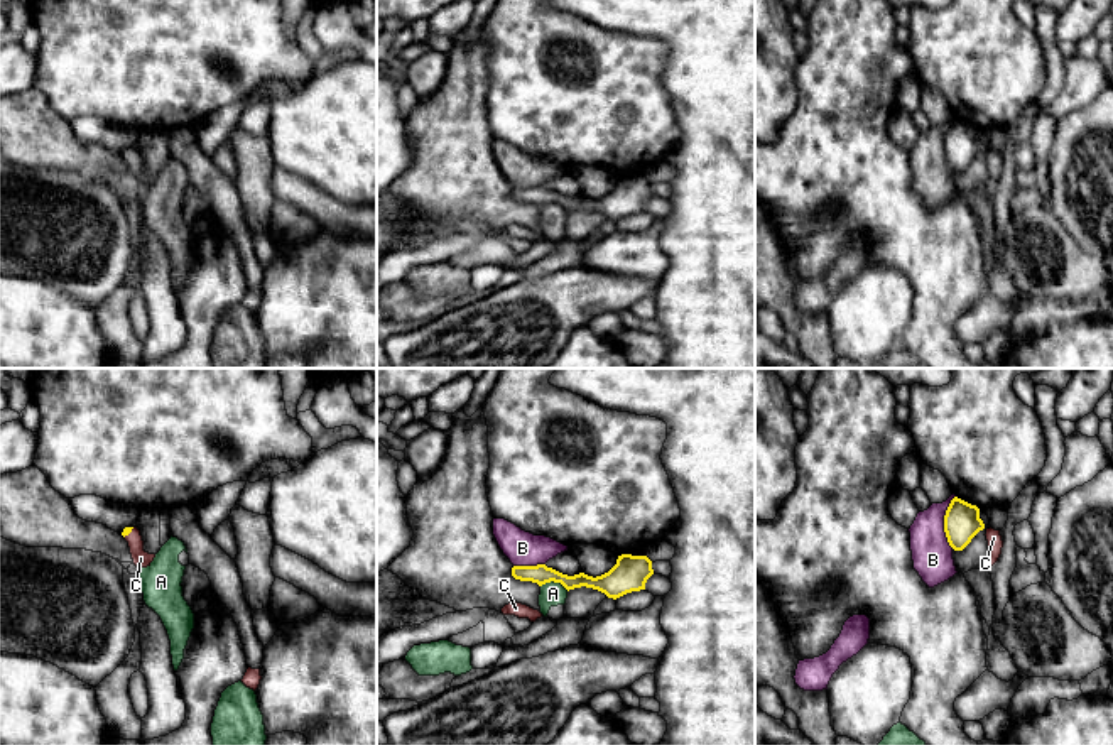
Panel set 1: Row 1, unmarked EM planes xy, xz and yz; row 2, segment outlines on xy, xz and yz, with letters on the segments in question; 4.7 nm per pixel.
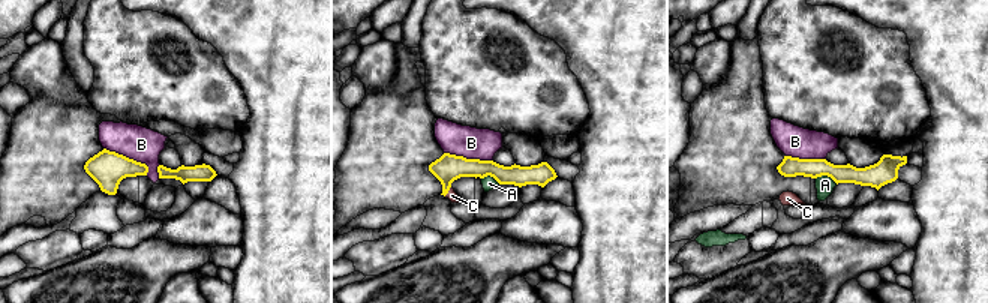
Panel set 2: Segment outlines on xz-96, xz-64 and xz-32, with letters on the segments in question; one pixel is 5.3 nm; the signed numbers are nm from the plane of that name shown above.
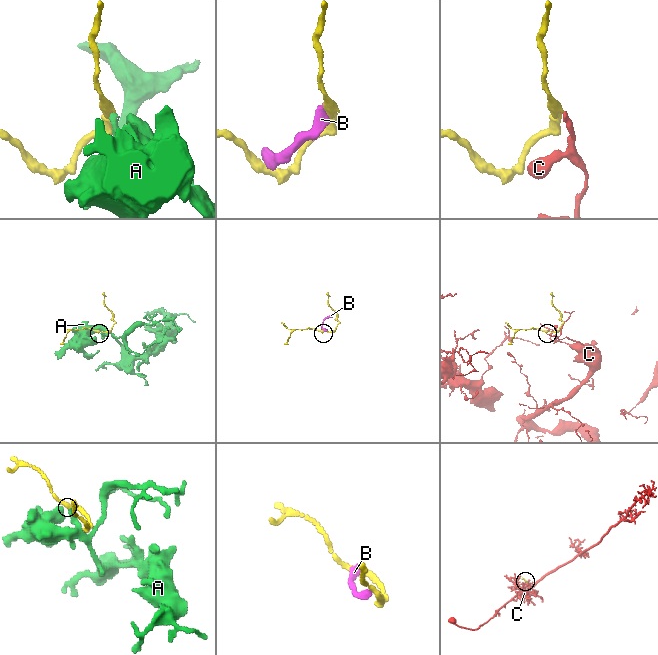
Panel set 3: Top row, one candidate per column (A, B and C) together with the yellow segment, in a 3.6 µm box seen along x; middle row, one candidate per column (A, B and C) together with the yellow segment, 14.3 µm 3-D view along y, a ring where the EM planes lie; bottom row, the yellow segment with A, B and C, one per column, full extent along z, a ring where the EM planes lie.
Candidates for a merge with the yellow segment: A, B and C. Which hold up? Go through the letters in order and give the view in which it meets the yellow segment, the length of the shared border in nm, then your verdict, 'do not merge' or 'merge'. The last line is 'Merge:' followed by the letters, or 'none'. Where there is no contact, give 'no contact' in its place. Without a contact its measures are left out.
A: meets yellow in xz; contact 140 nm long; do not merge
B: meets yellow in yz; contact 260 nm long; do not merge
C: meets yellow in xy; contact 70 nm long; merge
Merge: C

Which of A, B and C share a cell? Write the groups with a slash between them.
A B / C

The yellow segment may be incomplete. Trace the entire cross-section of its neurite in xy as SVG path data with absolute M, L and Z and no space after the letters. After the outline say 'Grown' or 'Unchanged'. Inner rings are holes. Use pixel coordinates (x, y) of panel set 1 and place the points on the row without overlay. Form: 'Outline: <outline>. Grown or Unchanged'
Outline: M125 149L122 157L128 164L133 186L137 189L150 188L155 176L149 176L149 174L144 172L144 162L142 162L142 157L140 157L140 152L137 149Z. Grown

